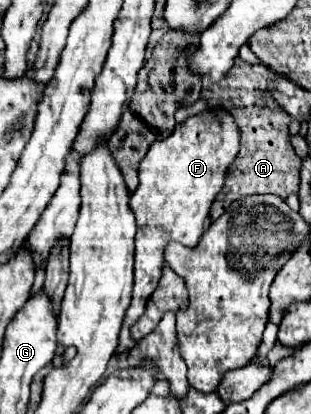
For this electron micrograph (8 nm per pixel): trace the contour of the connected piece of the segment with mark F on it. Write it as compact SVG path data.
M221 108L215 112L201 112L187 118L175 132L151 144L149 152L139 164L139 188L131 196L129 206L137 218L135 236L135 286L133 300L125 314L119 346L115 356L127 354L137 342L131 338L129 328L145 312L145 304L157 288L163 274L163 252L169 242L179 242L187 248L197 246L205 232L205 220L213 198L219 194L225 174L239 152L239 130L235 120Z

